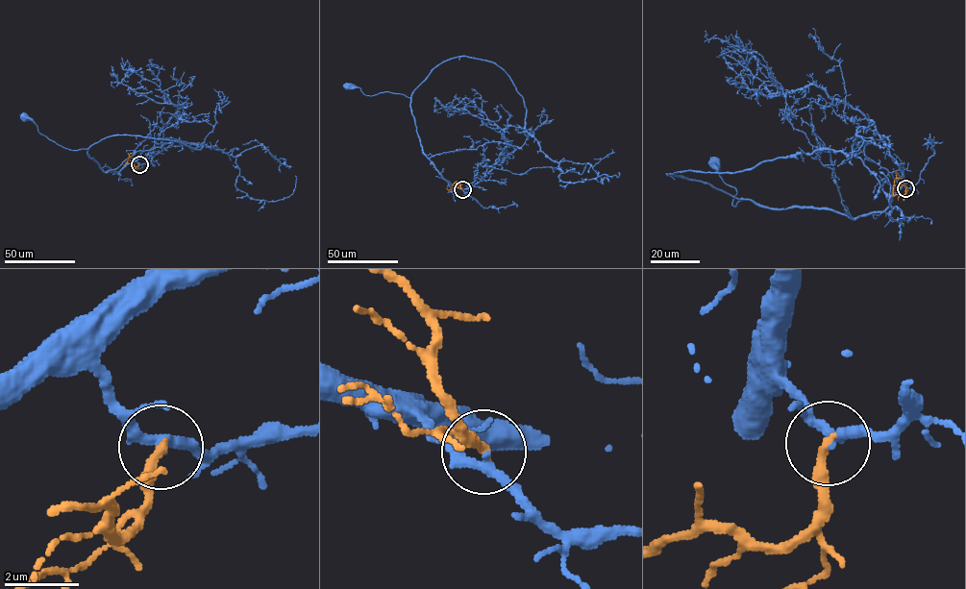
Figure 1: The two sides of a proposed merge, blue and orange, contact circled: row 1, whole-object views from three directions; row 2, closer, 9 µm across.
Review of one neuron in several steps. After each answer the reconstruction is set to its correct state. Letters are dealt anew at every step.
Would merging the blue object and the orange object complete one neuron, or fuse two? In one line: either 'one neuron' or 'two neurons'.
two neurons

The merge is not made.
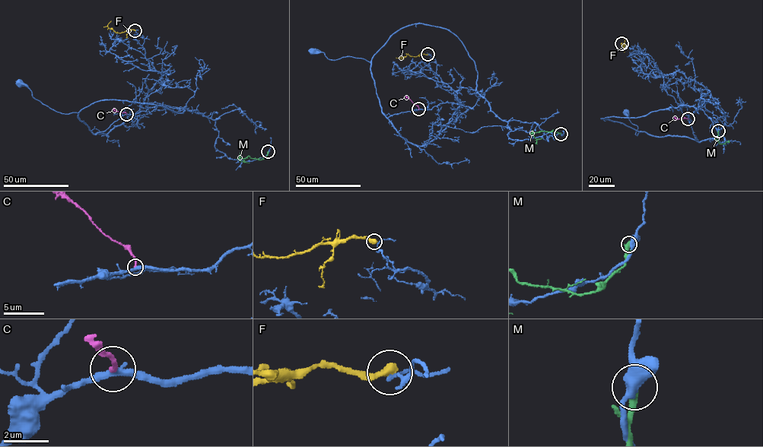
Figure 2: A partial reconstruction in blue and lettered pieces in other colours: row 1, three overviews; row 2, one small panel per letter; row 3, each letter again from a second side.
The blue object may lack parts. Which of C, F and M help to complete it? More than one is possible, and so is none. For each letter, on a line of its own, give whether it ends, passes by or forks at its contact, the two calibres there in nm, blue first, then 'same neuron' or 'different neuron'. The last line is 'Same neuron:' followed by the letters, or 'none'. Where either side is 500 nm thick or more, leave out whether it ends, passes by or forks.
C: it ends there; 320 nm thick on the blue side, 190 nm on the other; different neuron
F: it ends there; 130 nm thick on the blue side, 420 nm on the other; different neuron
M: it ends there; 460 nm thick on the blue side, 420 nm on the other; different neuron
Same neuron: none

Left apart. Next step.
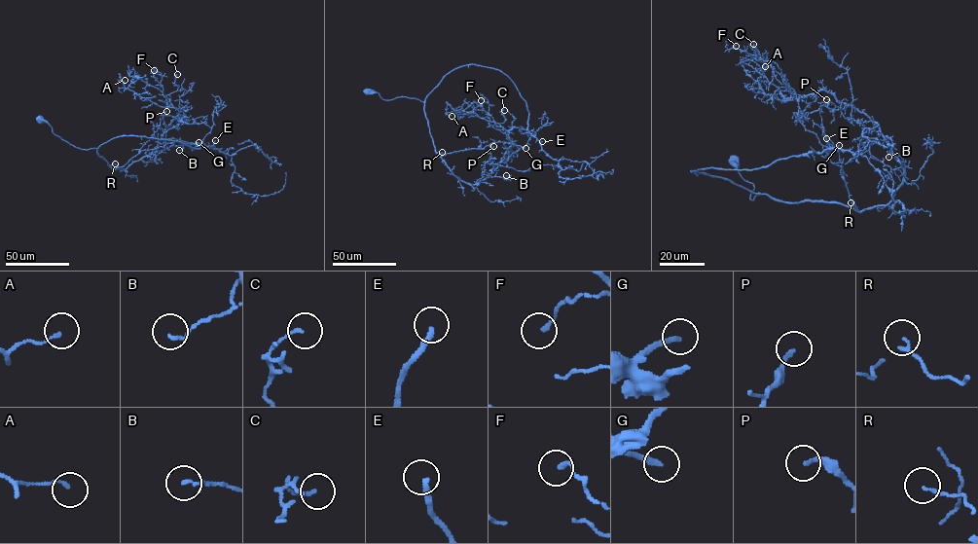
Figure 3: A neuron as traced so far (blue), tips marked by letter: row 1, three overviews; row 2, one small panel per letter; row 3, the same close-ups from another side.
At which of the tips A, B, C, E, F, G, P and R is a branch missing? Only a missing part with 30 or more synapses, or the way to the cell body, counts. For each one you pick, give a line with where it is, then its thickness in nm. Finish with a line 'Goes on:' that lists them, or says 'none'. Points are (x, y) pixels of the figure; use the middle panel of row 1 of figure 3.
E: Place: (542, 141). Thickness 240 nm
G: Place: (525, 148). Thickness 240 nm
P: Place: (493, 146). Thickness 190 nm
Goes on: E, G, P

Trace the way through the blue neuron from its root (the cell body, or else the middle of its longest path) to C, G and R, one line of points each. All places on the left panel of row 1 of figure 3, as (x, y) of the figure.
C: (40, 119), (125, 169), (150, 154), (184, 108), (165, 95), (177, 90), (177, 74)
G: (40, 119), (74, 146), (97, 149), (99, 156), (114, 169), (142, 150), (176, 142), (199, 142)
R: (40, 119), (47, 123), (55, 135), (74, 146), (97, 149), (99, 156), (114, 169), (118, 166), (115, 163)

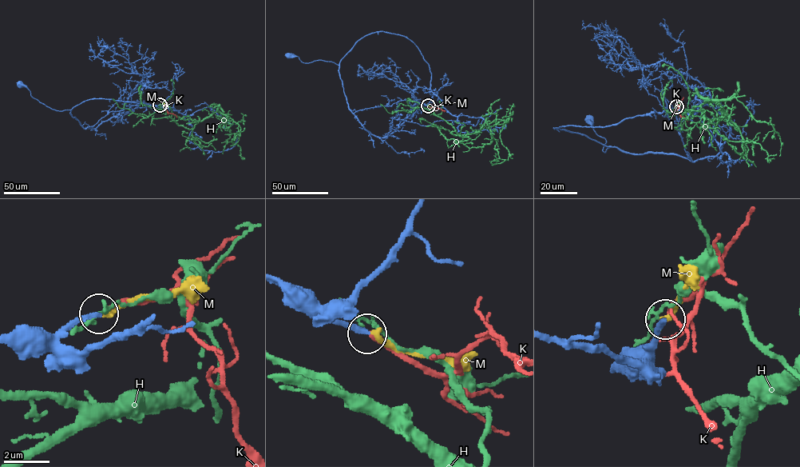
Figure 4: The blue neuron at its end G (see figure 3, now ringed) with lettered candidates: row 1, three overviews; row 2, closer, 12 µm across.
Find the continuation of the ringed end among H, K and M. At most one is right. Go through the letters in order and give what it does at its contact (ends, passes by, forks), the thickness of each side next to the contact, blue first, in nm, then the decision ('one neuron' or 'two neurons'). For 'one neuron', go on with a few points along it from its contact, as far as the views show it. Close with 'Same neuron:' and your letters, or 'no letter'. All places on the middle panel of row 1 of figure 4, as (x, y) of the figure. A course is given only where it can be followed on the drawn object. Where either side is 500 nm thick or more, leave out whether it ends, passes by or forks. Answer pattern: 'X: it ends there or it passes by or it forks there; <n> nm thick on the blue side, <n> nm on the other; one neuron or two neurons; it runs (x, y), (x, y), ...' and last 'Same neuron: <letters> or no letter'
H: it forks there; 320 nm thick on the blue side, 110 nm on the other; two neurons
K: it ends there; 240 nm thick on the blue side, 220 nm on the other; one neuron; it runs (428, 105), (445, 111)
M: it ends there; 240 nm thick on the blue side, 240 nm on the other; two neurons
Same neuron: K

